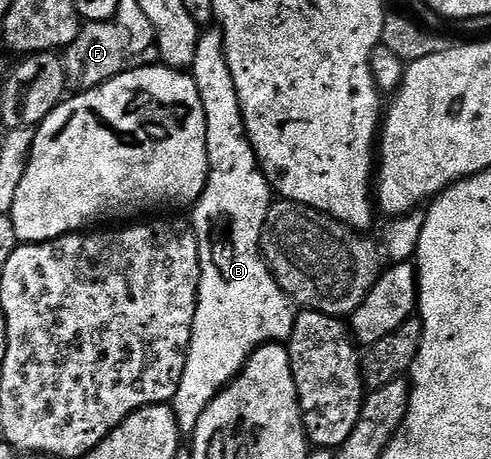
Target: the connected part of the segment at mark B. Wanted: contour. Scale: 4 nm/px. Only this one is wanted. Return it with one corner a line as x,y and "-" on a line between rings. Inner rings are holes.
208,26
201,31
190,74
198,86
202,110
206,114
208,181
206,190
190,212
190,223
200,247
200,297
196,303
192,341
188,347
184,373
176,387
176,397
170,401
176,420
180,423
181,433
184,434
196,431
198,418
202,418
206,406
210,406
212,399
238,375
246,361
260,349
260,345
288,341
297,314
297,309
278,286
260,252
260,235
266,214
274,203
274,189
265,178
252,143
248,141
248,131
238,102
238,90
234,86
234,74
230,74
224,53
224,32
219,26

